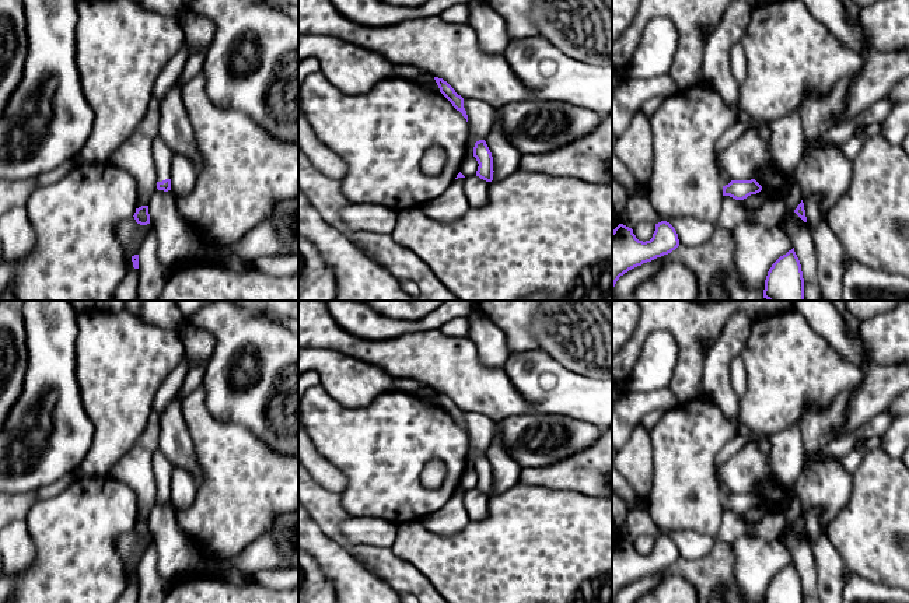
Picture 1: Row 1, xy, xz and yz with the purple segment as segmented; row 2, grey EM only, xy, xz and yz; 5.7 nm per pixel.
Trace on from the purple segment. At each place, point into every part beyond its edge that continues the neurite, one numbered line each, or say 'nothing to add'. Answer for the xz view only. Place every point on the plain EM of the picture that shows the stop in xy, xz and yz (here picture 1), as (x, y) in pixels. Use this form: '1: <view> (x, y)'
nothing to add

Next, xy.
1: xy (163, 467)

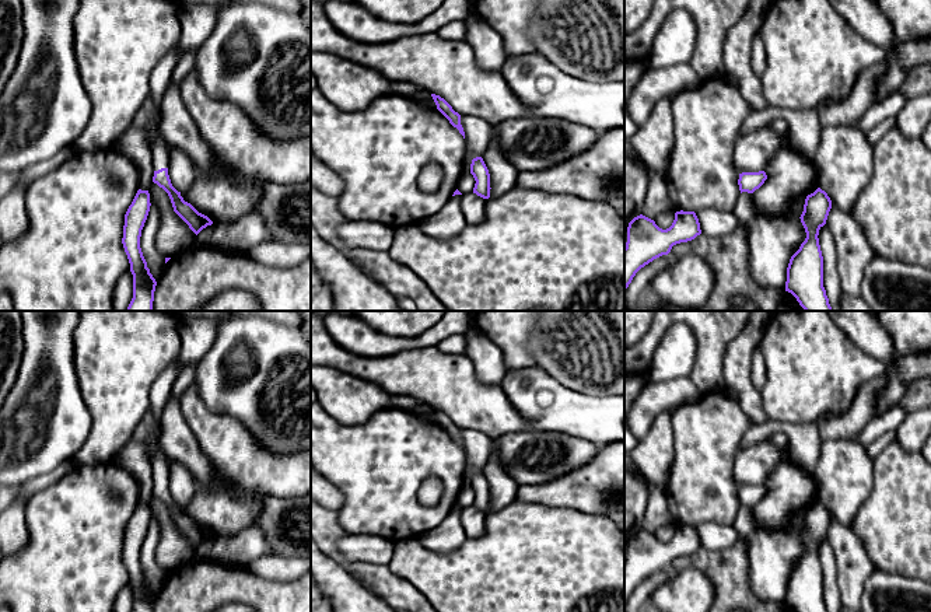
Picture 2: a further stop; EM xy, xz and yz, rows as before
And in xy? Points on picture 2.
1: xy (160, 462)

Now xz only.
nothing to add

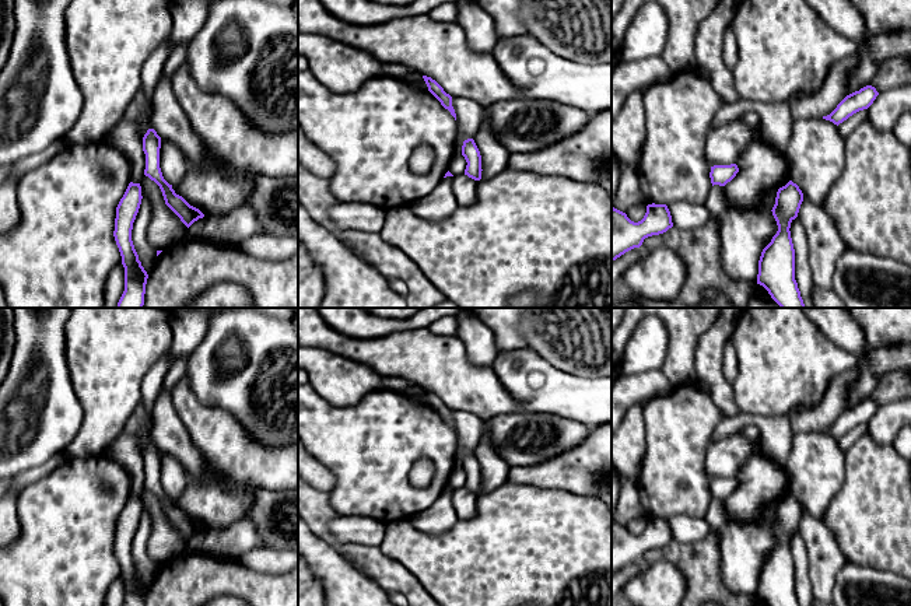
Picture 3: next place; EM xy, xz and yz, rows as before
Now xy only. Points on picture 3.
nothing to add

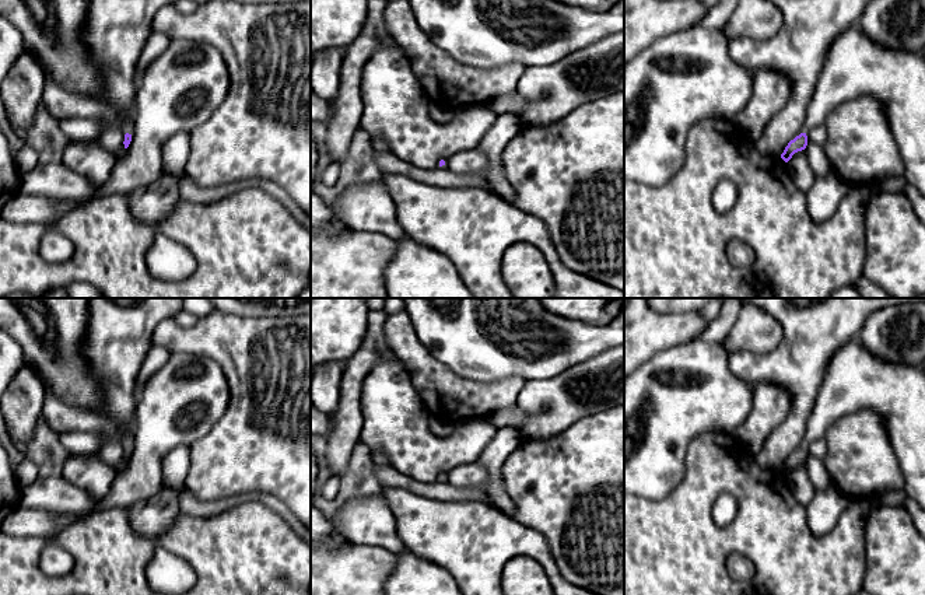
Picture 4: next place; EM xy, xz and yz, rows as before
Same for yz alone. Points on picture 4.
nothing to add

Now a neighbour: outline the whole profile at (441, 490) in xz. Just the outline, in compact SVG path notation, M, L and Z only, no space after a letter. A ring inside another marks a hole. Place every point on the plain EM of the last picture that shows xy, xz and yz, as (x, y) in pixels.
M375 465L375 476L382 487L395 486L407 489L421 497L438 500L442 503L477 503L484 501L484 496L479 490L458 489L446 480L435 483L417 482L392 466Z

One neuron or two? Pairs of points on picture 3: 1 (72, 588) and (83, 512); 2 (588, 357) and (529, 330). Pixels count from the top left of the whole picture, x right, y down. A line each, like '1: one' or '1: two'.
1: one
2: one

